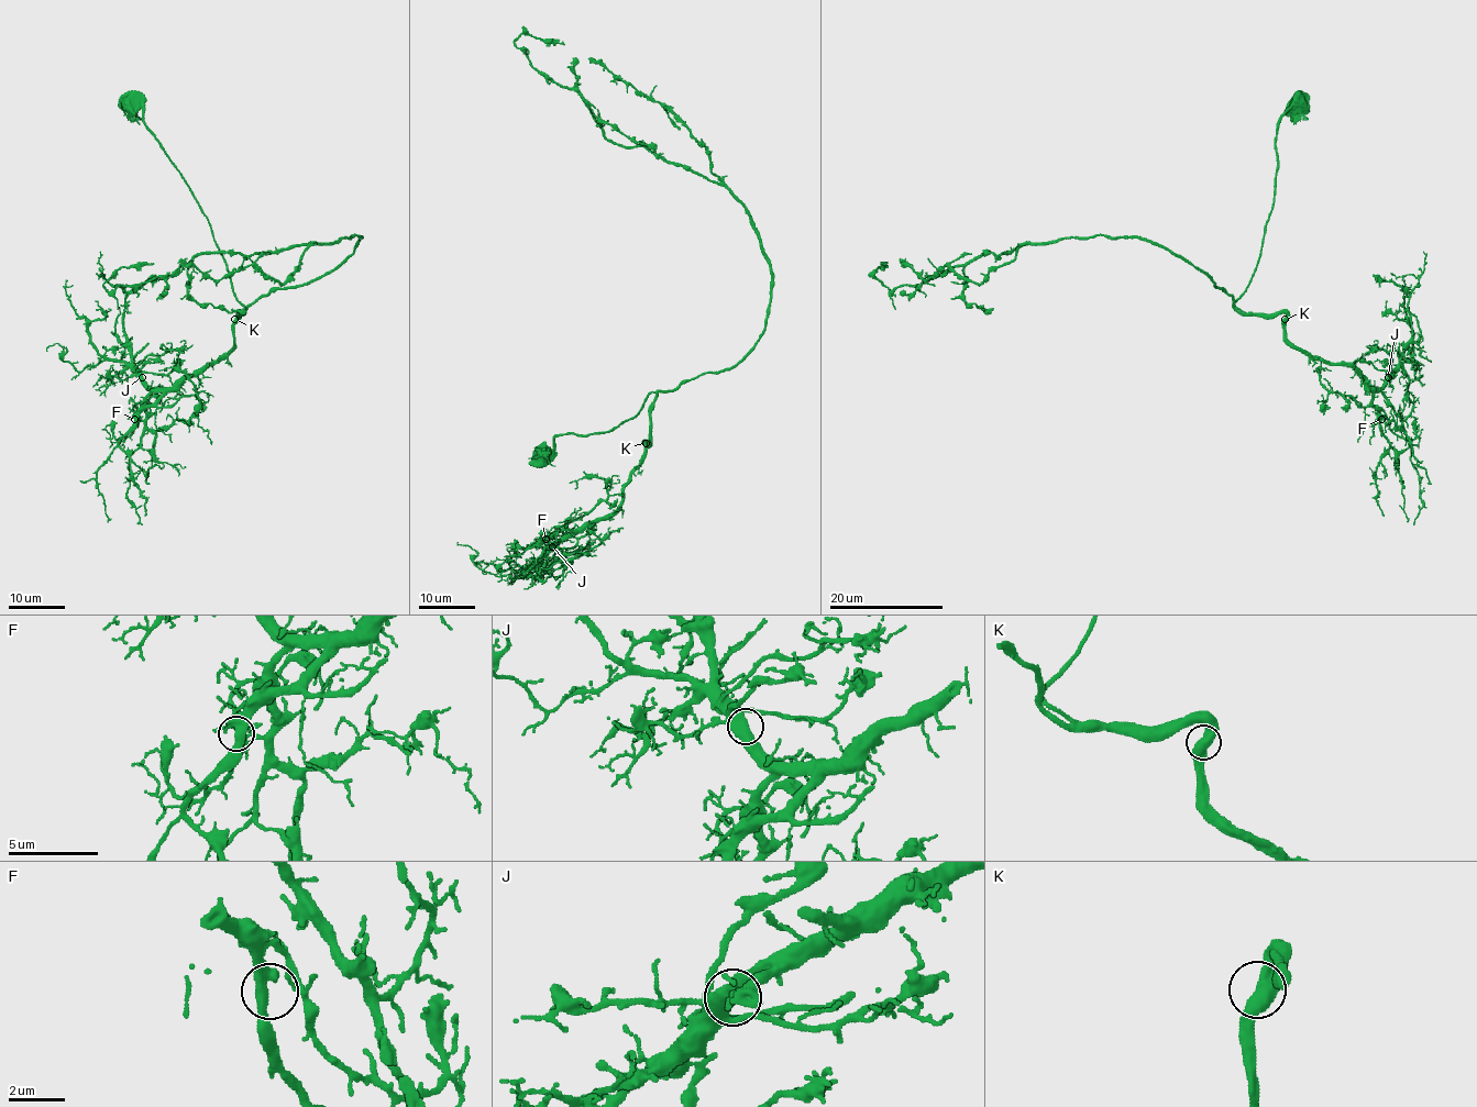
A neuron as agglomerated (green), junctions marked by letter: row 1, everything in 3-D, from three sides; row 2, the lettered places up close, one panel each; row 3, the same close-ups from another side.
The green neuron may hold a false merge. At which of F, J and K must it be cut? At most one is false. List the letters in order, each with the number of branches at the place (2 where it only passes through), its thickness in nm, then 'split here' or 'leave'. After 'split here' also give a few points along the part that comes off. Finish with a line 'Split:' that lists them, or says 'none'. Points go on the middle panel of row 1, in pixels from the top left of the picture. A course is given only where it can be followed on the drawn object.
F: branches 2; calibre 480 nm; leave
J: branches 2; calibre 550 nm; leave
K: branches 2; calibre 550 nm; leave
Split: none

